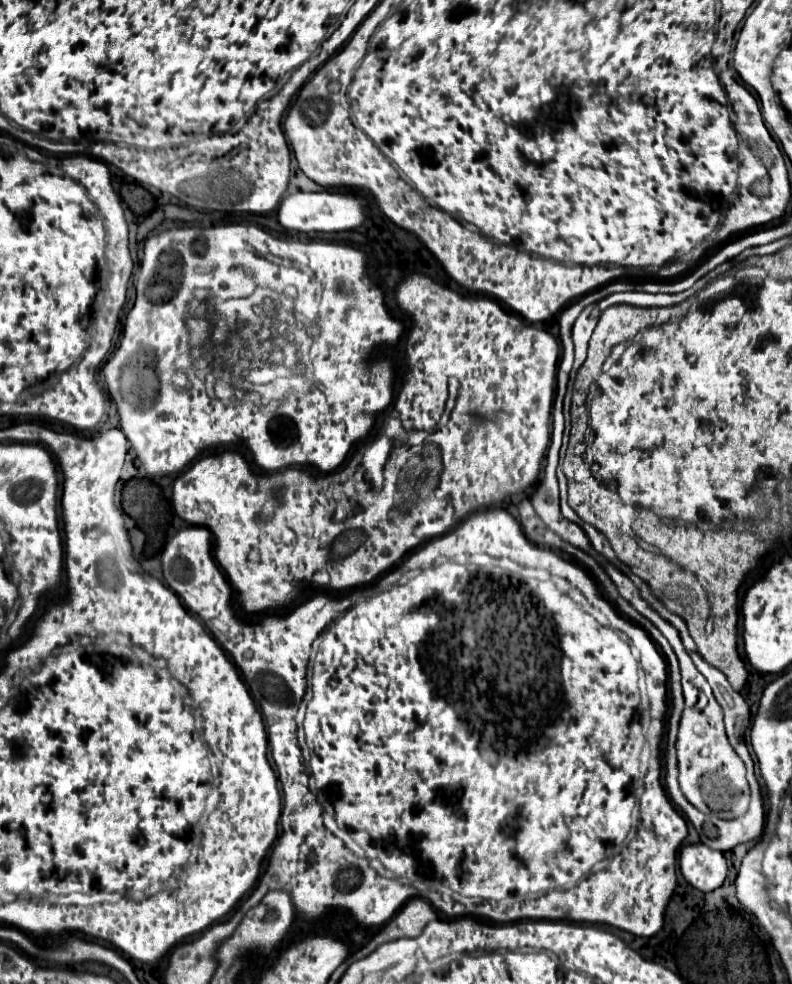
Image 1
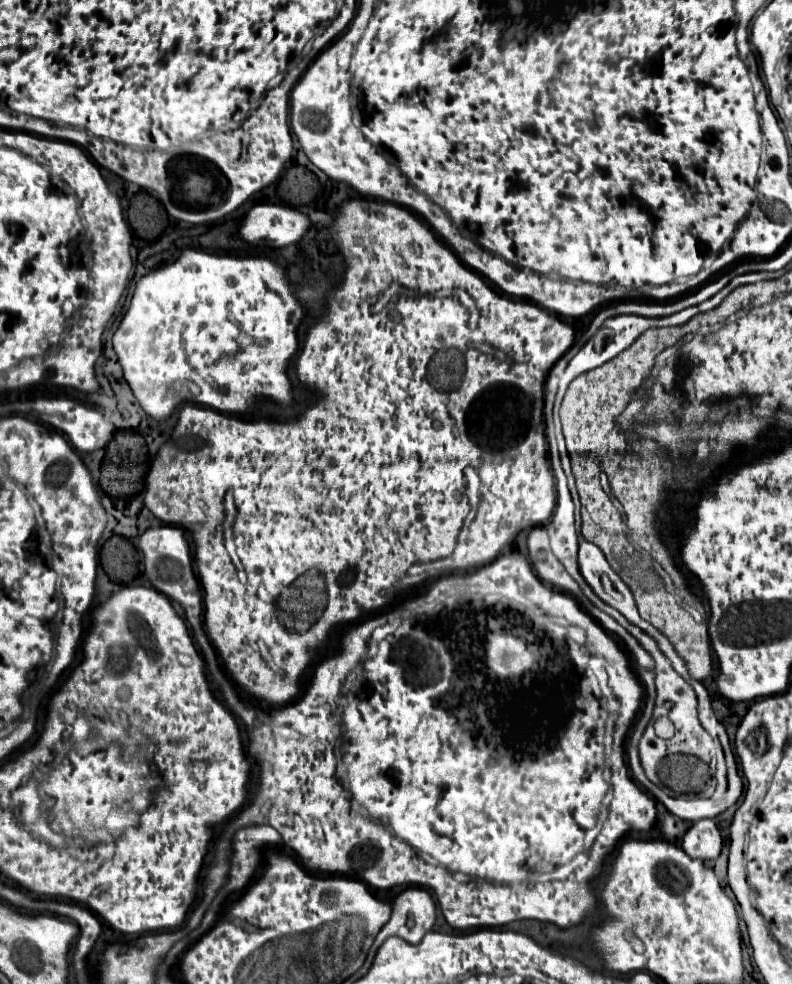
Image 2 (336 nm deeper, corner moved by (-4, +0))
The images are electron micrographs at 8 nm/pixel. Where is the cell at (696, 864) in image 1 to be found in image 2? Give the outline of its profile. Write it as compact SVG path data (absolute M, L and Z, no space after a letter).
M703 818L697 820L683 836L683 850L691 856L691 858L699 858L699 860L713 860L719 856L721 850L721 834L715 826L715 822L711 818Z

